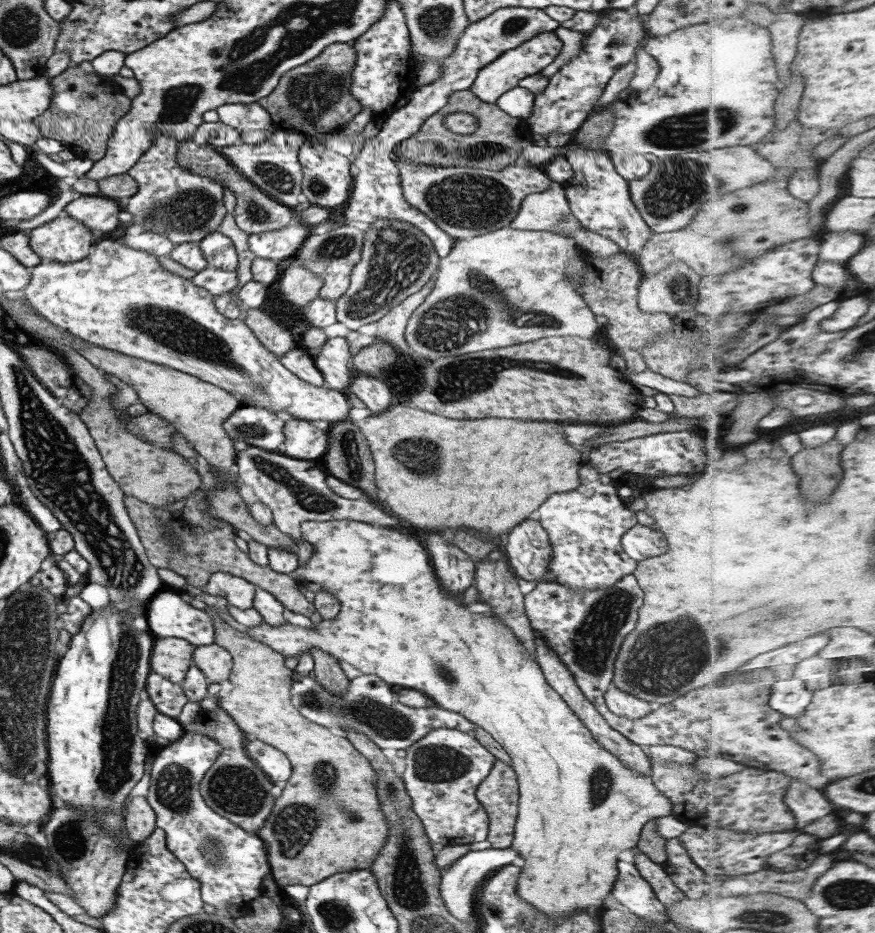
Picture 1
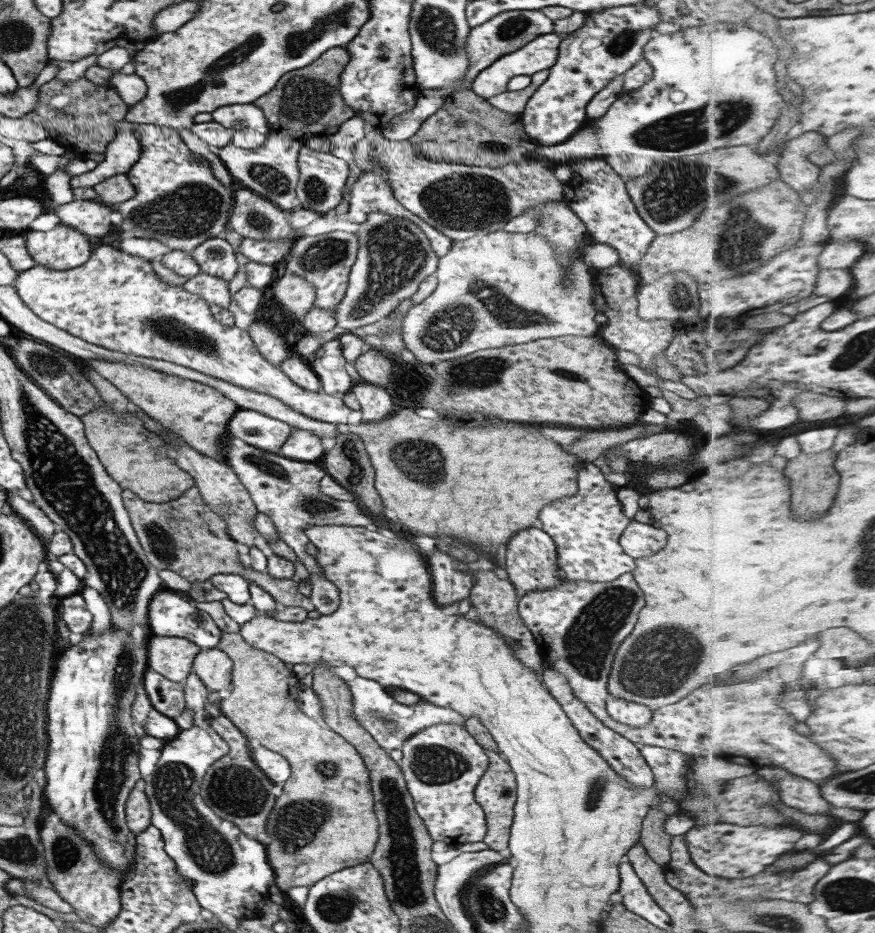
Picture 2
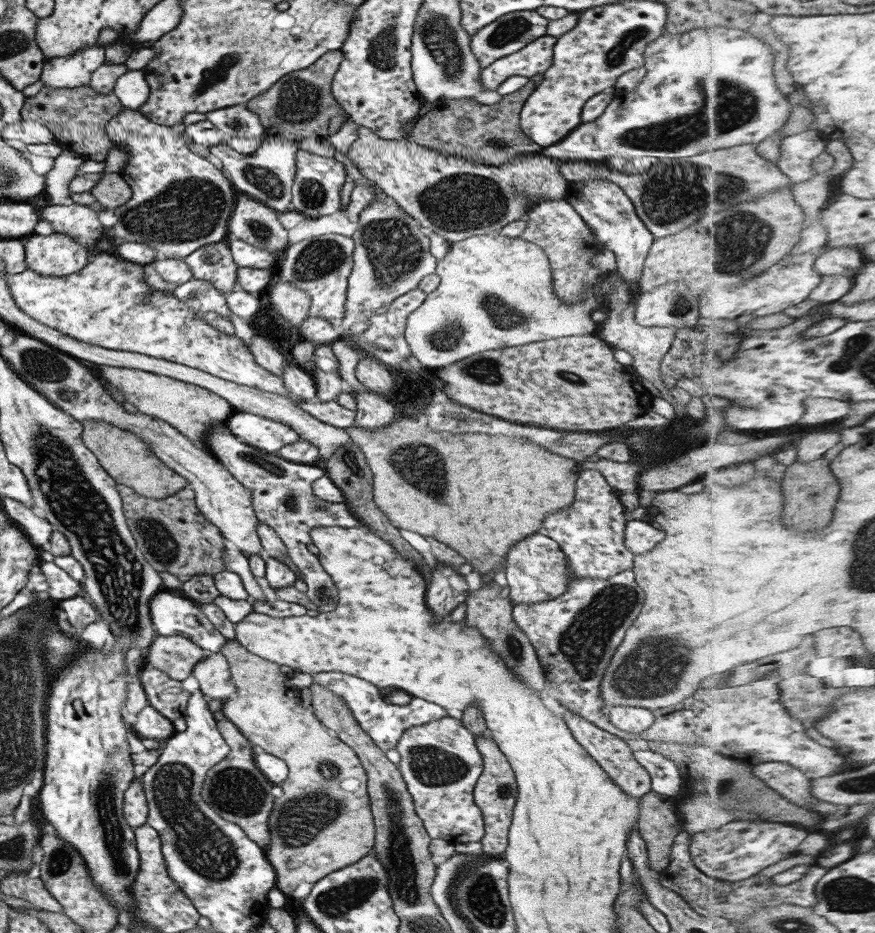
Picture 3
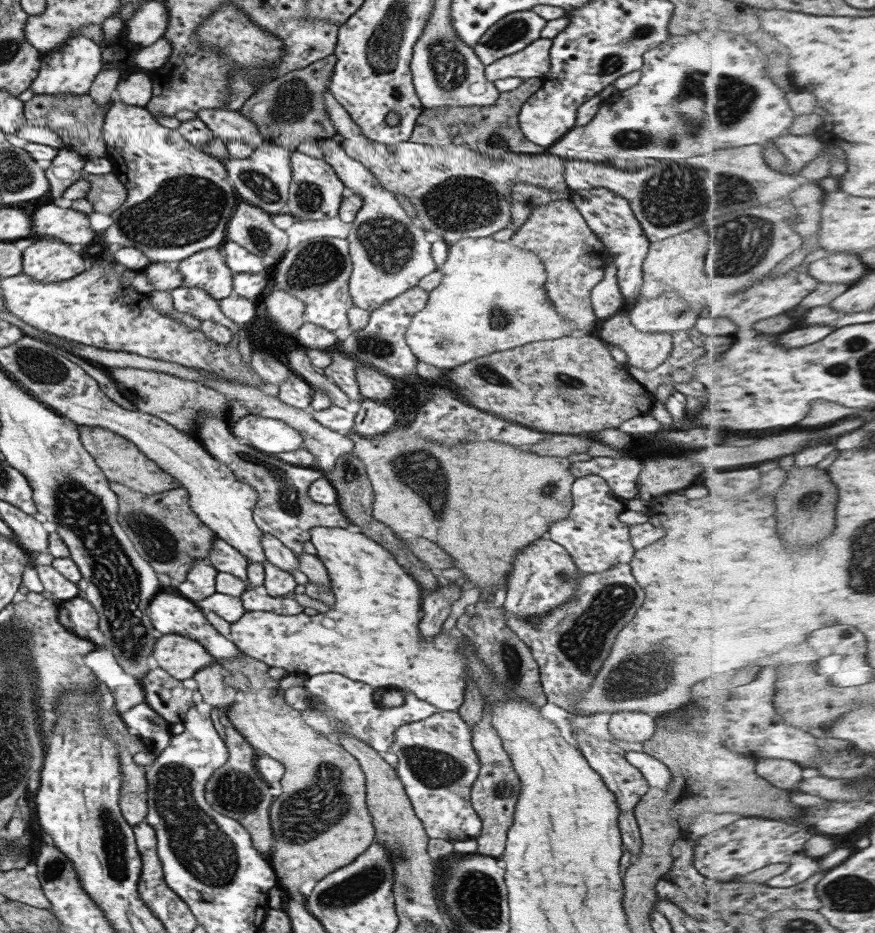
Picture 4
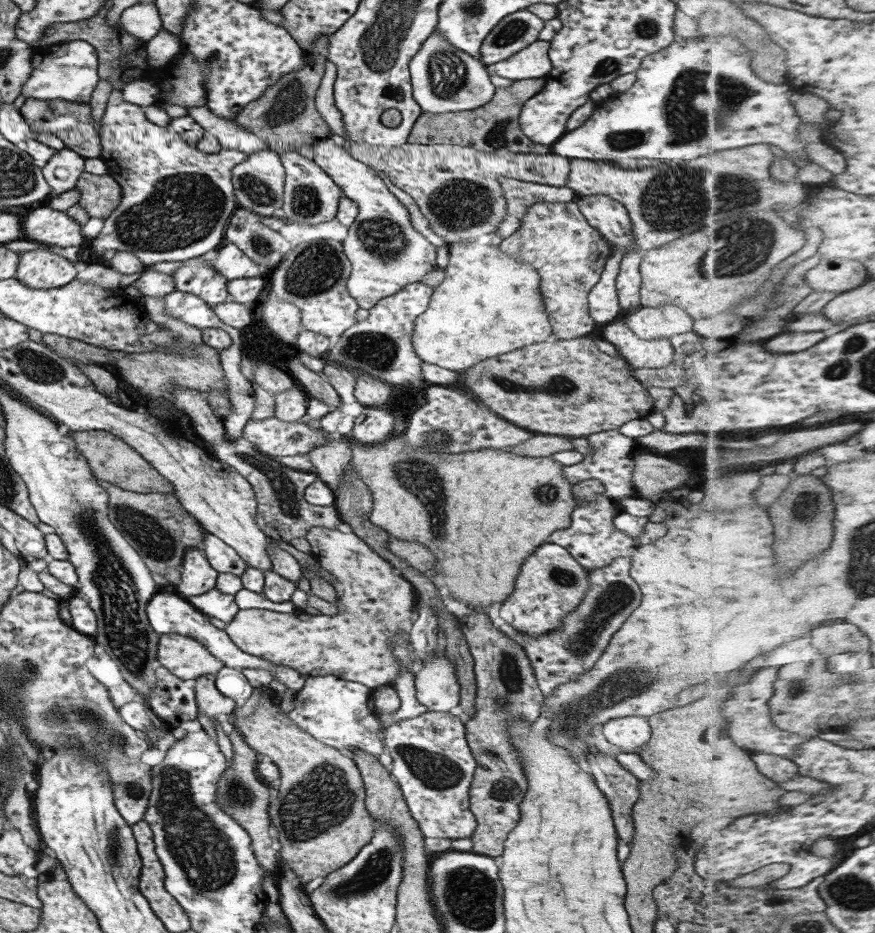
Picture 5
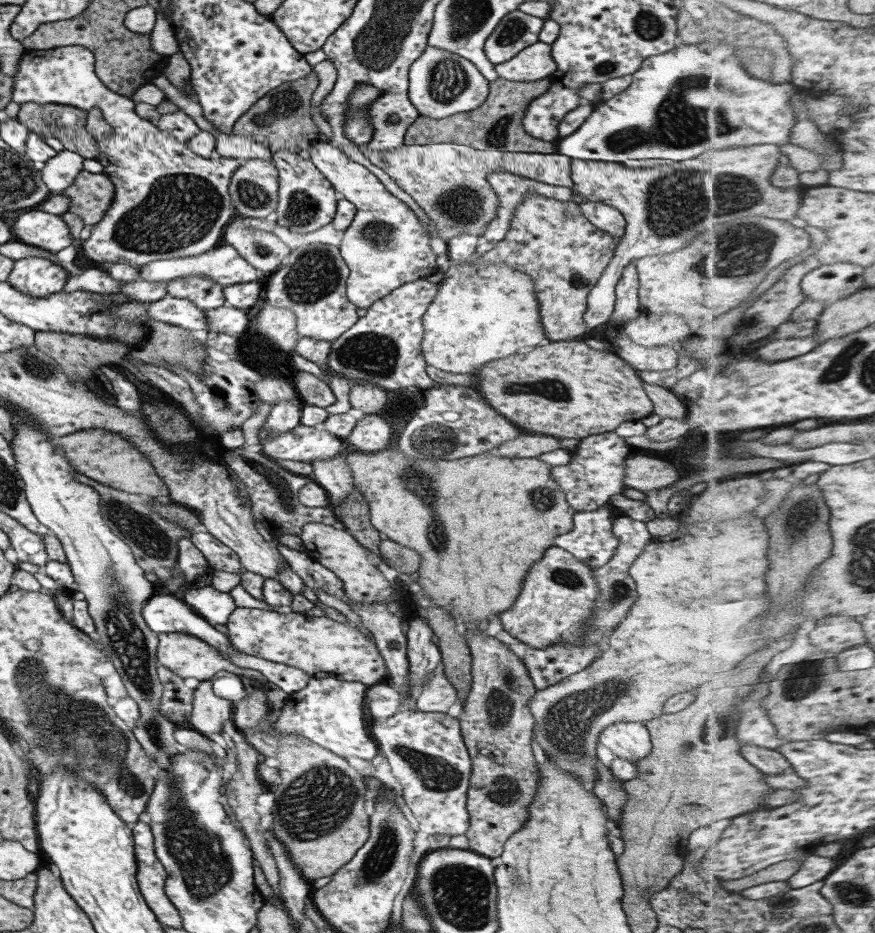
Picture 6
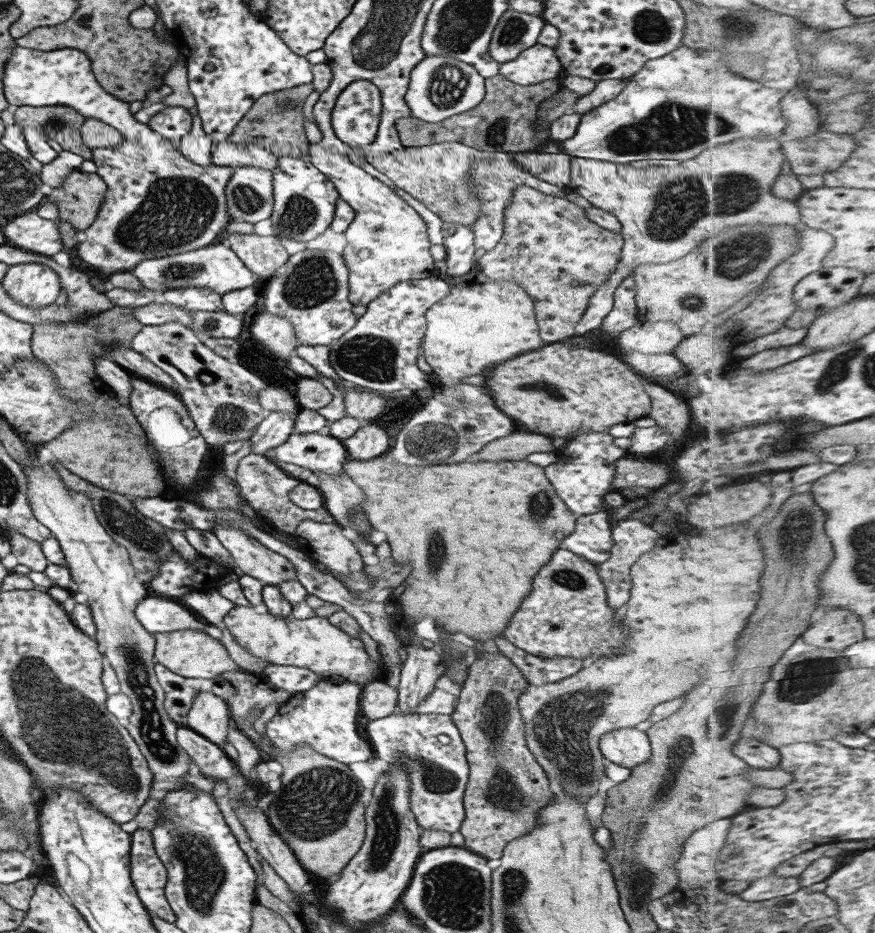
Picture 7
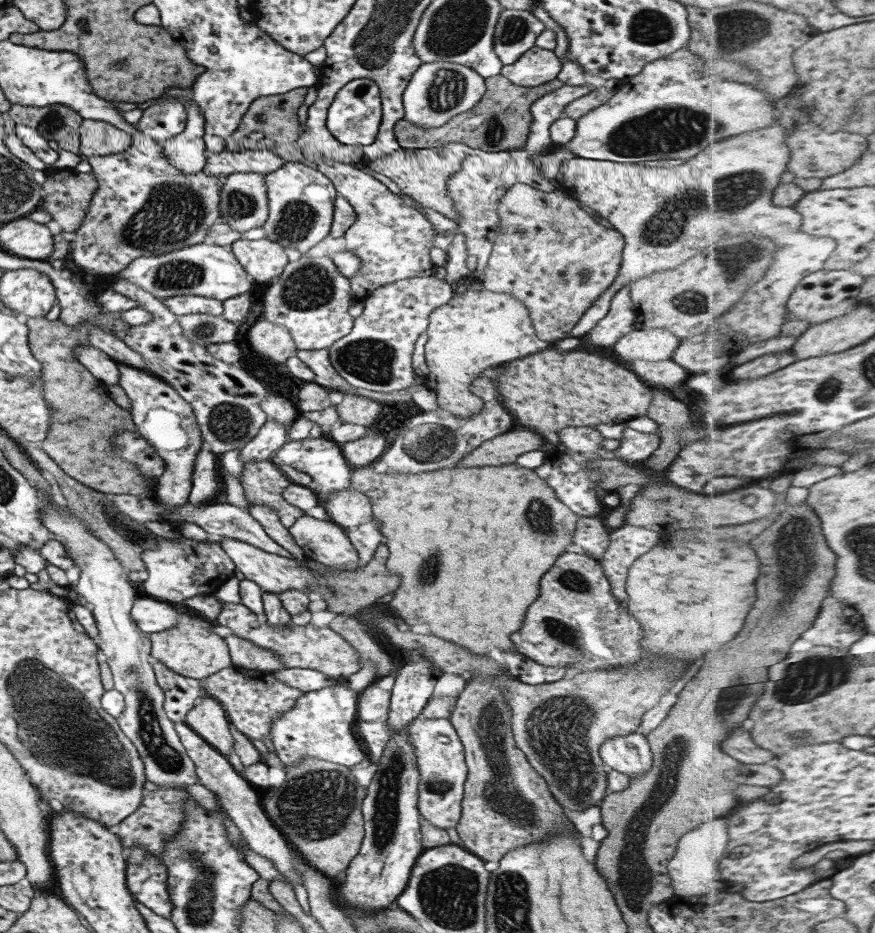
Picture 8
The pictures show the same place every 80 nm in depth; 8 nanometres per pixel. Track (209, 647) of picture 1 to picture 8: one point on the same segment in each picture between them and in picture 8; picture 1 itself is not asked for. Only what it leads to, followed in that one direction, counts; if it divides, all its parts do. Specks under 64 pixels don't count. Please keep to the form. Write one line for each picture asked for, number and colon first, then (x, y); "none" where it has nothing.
2: (213, 668)
3: (212, 674)
4: (219, 695)
5: (210, 702)
6: (209, 713)
7: (208, 716)
8: (207, 719)

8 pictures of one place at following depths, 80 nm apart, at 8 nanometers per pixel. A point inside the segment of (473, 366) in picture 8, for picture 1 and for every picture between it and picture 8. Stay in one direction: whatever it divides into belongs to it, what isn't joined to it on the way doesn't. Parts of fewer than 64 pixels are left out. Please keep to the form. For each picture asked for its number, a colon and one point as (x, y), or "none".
1: (486, 284)
2: (485, 282)
3: (486, 282)
4: (490, 298)
5: (488, 303)
6: (480, 313)
7: (481, 322)

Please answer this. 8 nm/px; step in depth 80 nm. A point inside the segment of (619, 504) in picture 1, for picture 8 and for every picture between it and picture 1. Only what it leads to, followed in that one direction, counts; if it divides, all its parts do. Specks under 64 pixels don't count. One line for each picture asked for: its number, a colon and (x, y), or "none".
2: (585, 527)
3: (589, 531)
4: (591, 533)
5: (590, 537)
6: (591, 540)
7: (590, 539)
8: (589, 534)

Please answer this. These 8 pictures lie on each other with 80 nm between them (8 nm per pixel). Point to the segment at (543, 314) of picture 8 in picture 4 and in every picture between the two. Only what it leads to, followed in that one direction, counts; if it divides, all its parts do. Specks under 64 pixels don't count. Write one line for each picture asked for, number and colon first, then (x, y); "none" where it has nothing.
4: (573, 258)
5: (568, 255)
6: (551, 241)
7: (548, 246)

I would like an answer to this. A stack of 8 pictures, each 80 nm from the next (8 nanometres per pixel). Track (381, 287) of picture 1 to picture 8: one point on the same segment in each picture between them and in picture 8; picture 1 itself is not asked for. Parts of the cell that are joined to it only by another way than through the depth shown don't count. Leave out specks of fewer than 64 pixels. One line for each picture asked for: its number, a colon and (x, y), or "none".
2: (393, 256)
3: (390, 255)
4: (388, 253)
5: (385, 253)
6: (384, 246)
7: (386, 242)
8: (391, 239)

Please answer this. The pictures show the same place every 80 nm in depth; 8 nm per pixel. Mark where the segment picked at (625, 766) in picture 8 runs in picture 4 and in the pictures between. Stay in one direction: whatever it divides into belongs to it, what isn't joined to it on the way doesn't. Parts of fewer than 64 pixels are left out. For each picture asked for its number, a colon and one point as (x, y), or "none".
4: (633, 726)
5: (629, 733)
6: (630, 740)
7: (626, 746)

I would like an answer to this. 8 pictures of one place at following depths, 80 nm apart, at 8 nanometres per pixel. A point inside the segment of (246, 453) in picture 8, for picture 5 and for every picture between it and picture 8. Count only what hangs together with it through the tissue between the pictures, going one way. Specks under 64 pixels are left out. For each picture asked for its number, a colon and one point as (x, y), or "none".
5: (290, 405)
6: (283, 415)
7: (276, 427)

